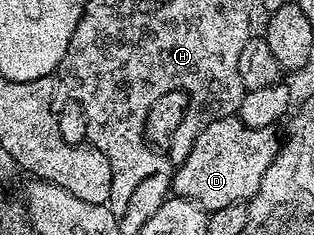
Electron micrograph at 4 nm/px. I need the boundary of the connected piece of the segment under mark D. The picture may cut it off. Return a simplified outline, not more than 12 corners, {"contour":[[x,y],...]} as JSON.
{"contour":[[212,122],[172,172],[207,213],[249,202],[280,147],[273,127]]}

